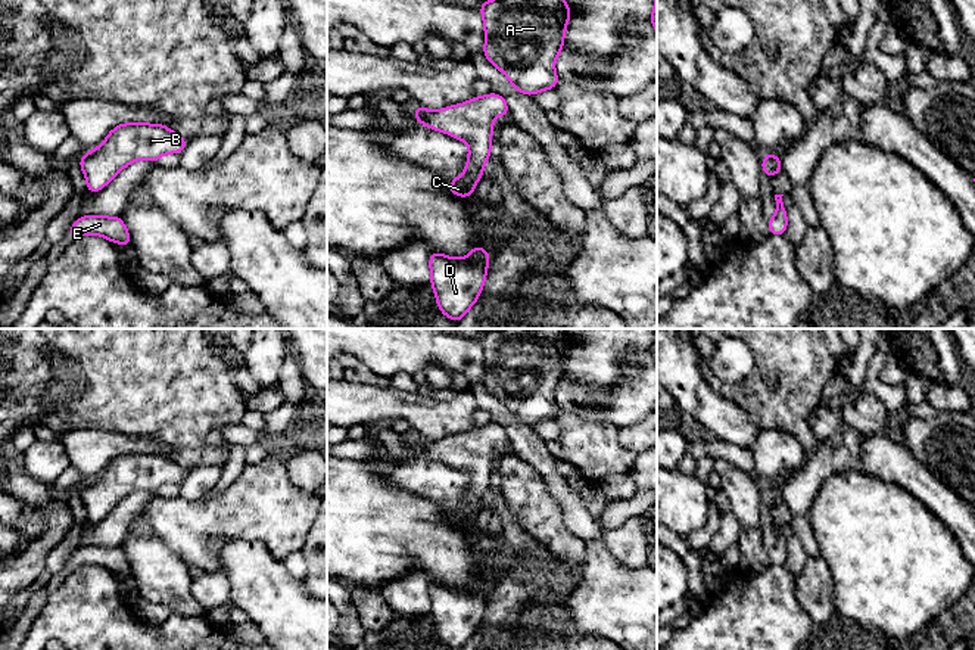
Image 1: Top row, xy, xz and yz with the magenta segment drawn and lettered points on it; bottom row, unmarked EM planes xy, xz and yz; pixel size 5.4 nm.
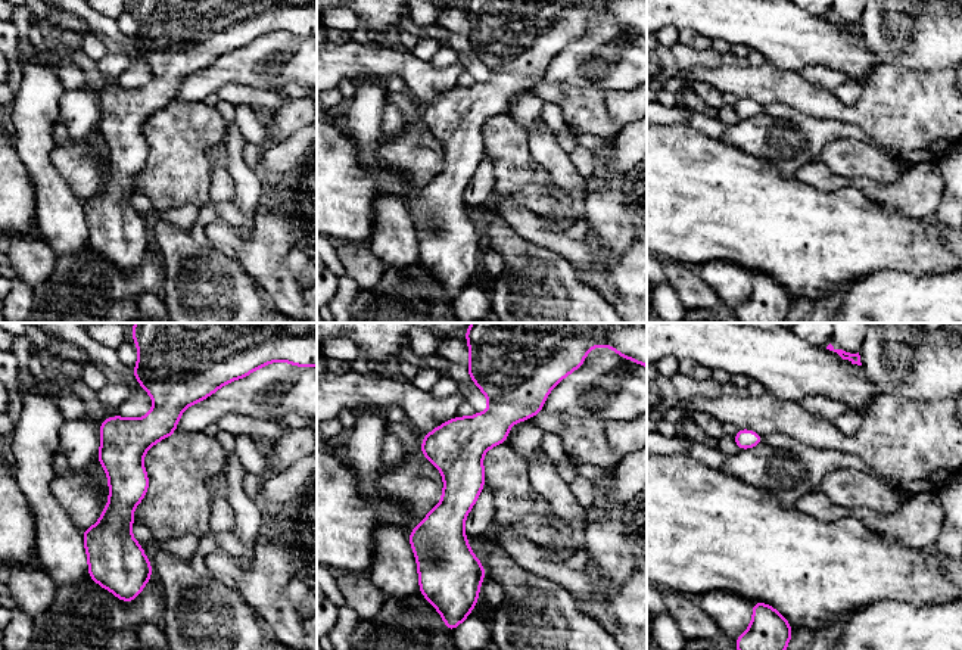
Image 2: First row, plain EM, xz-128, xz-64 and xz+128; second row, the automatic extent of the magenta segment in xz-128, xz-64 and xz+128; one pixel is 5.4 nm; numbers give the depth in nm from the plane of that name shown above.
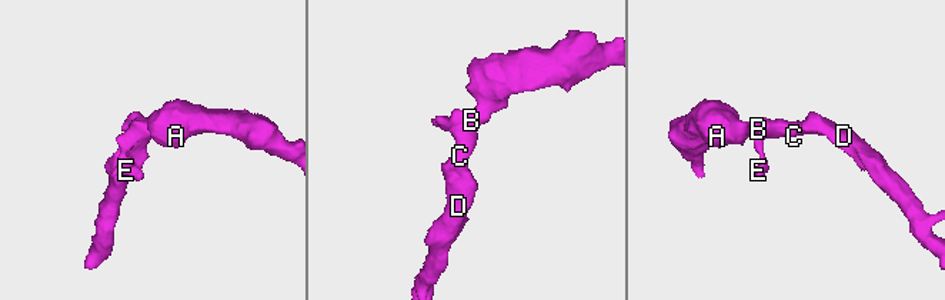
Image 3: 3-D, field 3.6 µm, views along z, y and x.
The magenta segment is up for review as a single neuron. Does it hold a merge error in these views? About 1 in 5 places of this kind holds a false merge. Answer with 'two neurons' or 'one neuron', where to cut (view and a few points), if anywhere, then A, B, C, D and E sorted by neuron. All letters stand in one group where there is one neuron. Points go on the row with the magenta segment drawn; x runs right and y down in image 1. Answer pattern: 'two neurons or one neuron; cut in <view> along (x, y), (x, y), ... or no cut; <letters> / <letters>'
one neuron; no cut; A B C D E

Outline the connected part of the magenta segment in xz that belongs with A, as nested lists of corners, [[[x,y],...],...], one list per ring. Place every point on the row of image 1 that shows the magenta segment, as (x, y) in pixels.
[[[486,0],[479,9],[486,35],[485,57],[526,96],[552,90],[560,83],[554,62],[563,50],[564,32],[571,16],[571,9],[564,0]]]

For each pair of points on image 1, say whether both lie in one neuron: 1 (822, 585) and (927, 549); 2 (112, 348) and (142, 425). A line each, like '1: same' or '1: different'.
1: different
2: same

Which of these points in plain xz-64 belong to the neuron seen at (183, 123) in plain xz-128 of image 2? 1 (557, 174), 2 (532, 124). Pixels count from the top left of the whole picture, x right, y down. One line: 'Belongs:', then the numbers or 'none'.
Belongs: none

